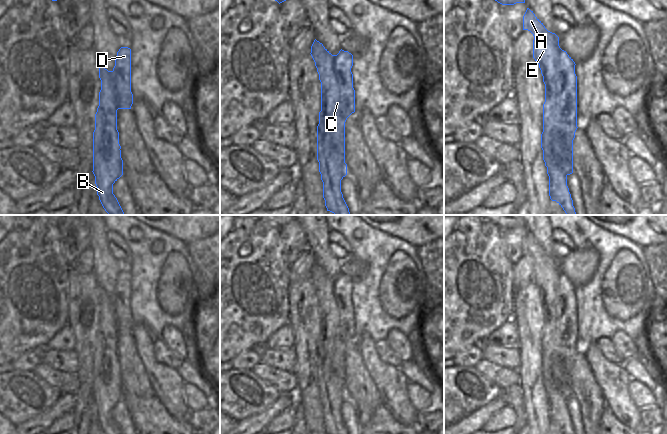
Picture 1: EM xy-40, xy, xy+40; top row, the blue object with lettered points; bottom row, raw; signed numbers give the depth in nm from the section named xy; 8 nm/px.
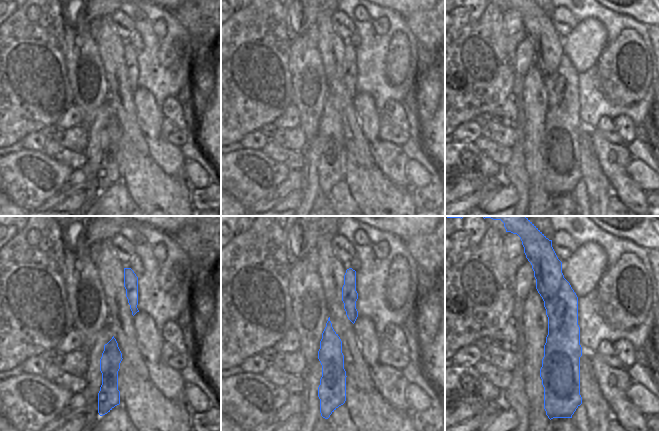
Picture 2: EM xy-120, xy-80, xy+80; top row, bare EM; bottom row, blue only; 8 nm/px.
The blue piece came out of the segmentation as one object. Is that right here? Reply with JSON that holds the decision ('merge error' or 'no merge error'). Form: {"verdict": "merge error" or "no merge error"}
{"verdict": "merge error"}

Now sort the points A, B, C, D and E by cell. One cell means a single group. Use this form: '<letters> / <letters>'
A B C E / D

